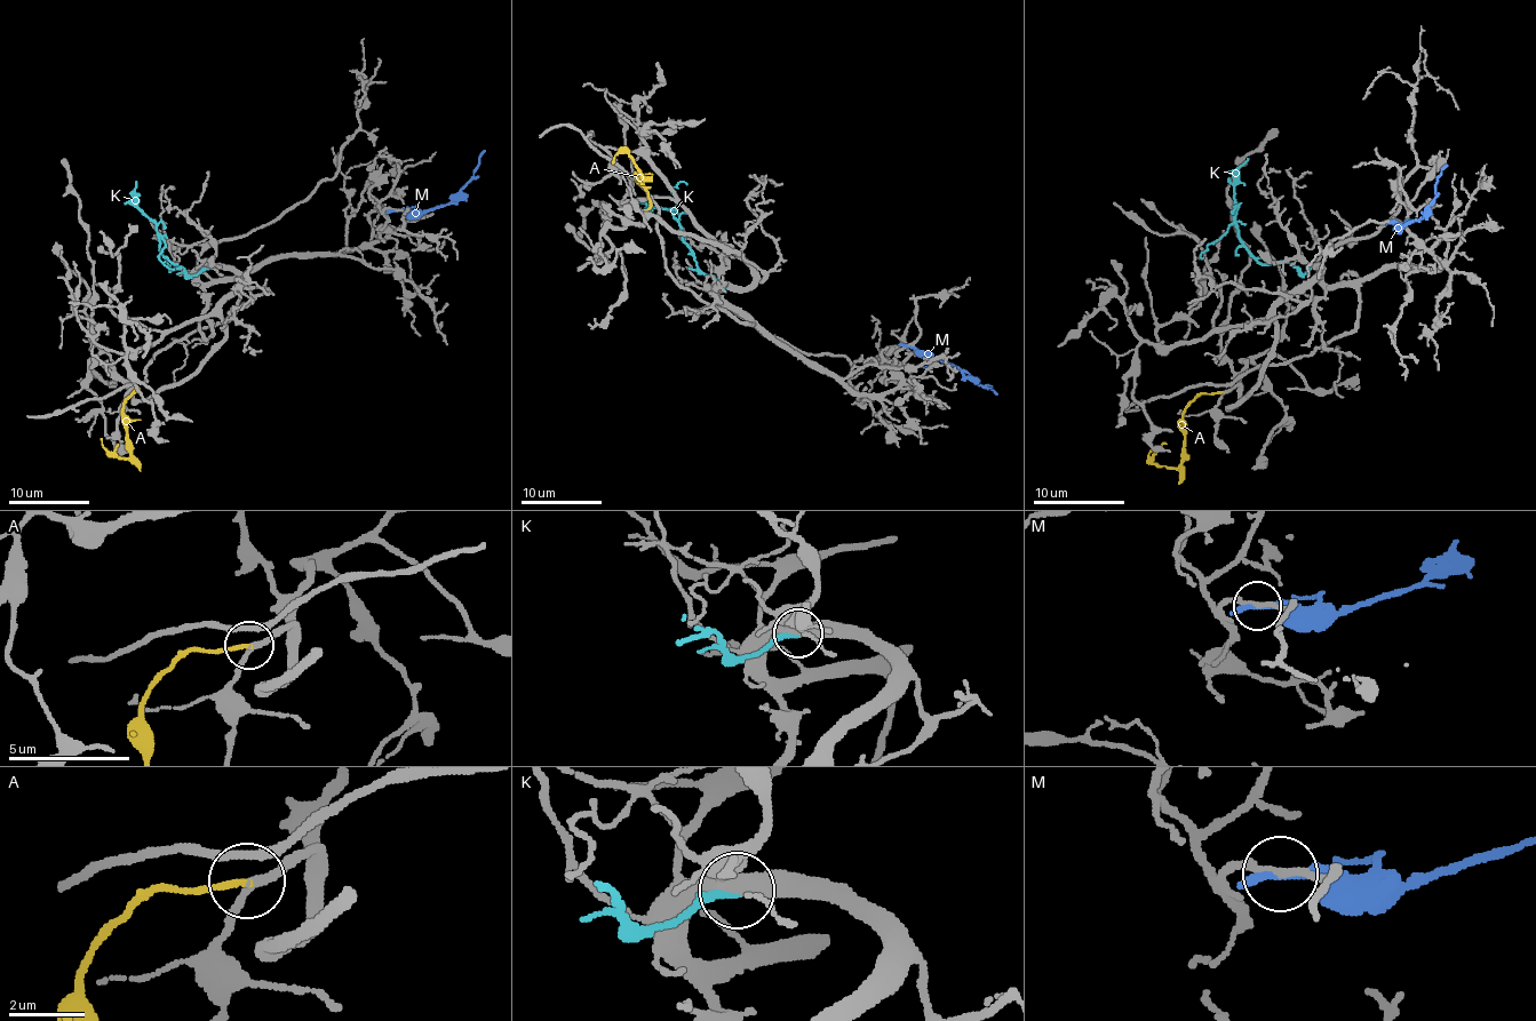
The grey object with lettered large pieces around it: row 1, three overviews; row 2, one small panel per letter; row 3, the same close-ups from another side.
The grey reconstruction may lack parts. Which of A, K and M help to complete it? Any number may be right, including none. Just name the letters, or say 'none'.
A

